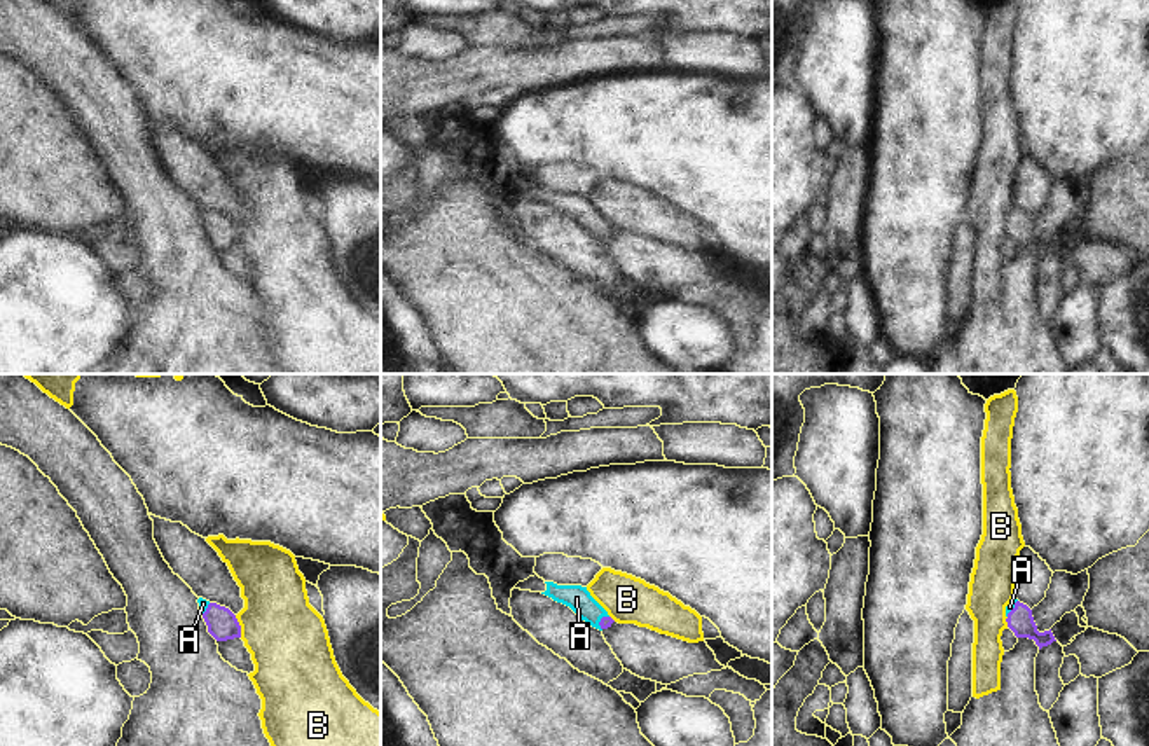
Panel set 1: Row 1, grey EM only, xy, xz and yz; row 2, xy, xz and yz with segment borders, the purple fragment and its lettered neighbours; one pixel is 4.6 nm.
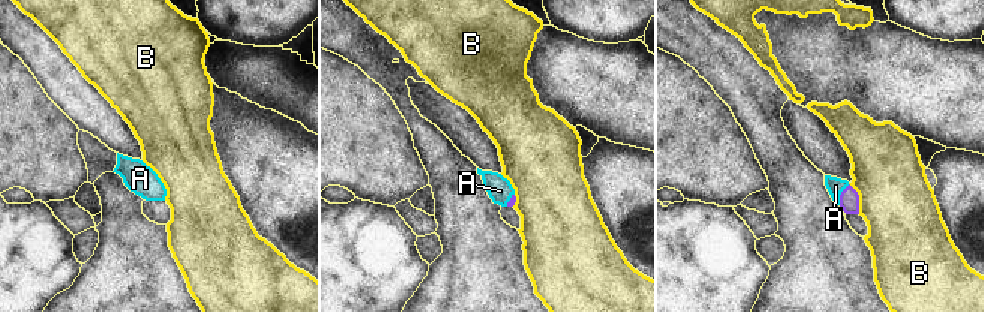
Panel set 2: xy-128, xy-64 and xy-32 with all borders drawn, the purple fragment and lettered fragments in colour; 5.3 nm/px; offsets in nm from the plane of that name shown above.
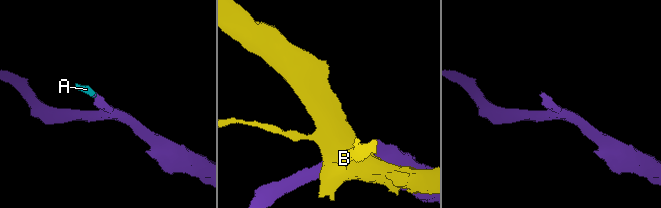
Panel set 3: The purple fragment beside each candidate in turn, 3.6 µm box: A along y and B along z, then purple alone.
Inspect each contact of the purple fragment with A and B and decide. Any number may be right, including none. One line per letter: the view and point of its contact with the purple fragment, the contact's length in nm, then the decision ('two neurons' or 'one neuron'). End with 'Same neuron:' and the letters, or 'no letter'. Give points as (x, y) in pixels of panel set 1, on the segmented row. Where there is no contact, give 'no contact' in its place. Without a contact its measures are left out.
A: contact xz (601, 621); length 80 nm; one neuron
B: contact xy (240, 626); length 110 nm; two neurons
Same neuron: A

